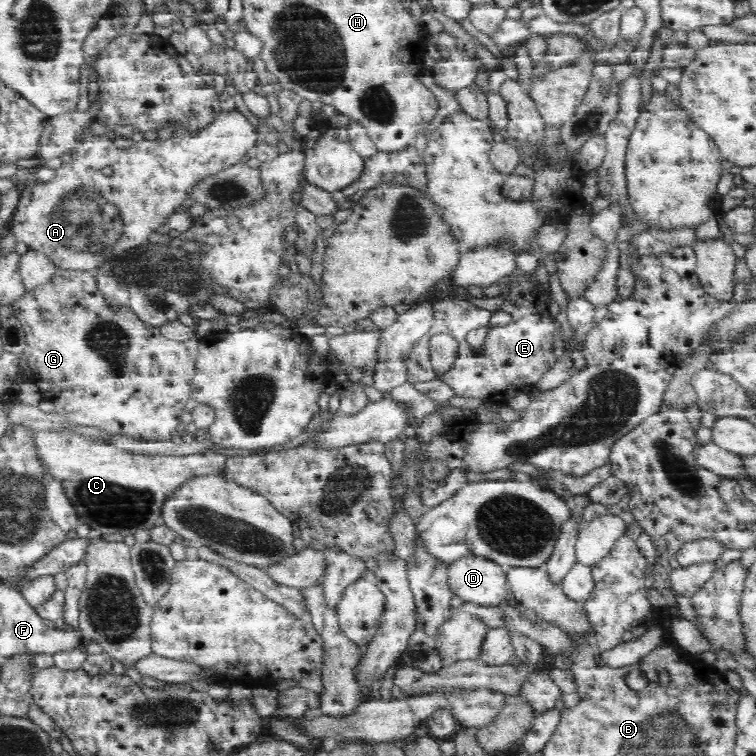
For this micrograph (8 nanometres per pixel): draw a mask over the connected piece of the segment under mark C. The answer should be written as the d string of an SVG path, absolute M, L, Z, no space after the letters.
M72 430L62 432L38 431L39 455L47 461L52 476L58 477L66 484L67 495L79 513L79 519L88 524L94 534L120 533L123 536L135 535L138 530L151 529L164 525L163 504L180 490L184 484L201 476L223 476L227 456L214 454L208 450L182 456L146 455L144 453L126 452L115 445L86 438Z

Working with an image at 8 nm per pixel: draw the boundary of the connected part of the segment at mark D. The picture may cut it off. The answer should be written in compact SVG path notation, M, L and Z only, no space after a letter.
M483 556L464 557L449 563L448 582L463 602L500 606L508 594L507 573L496 561Z

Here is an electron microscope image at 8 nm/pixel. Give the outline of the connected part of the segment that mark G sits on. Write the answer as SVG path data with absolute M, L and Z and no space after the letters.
M58 269L54 278L50 279L50 282L38 286L38 289L34 290L34 292L25 292L24 296L16 304L12 305L12 312L17 319L20 319L20 323L24 327L27 346L23 350L22 357L26 358L26 362L28 362L28 366L31 369L32 382L36 383L43 400L50 400L55 404L55 411L58 414L69 418L75 424L80 424L80 426L94 426L94 428L106 430L111 435L121 434L133 440L159 442L172 438L171 434L176 430L176 426L180 424L180 416L182 416L182 412L186 408L186 402L190 400L192 392L190 386L193 383L195 374L199 342L195 336L190 340L184 341L170 340L163 335L158 326L152 326L140 320L140 317L127 305L112 306L111 302L108 302L106 295L100 292L94 273L84 271Z

